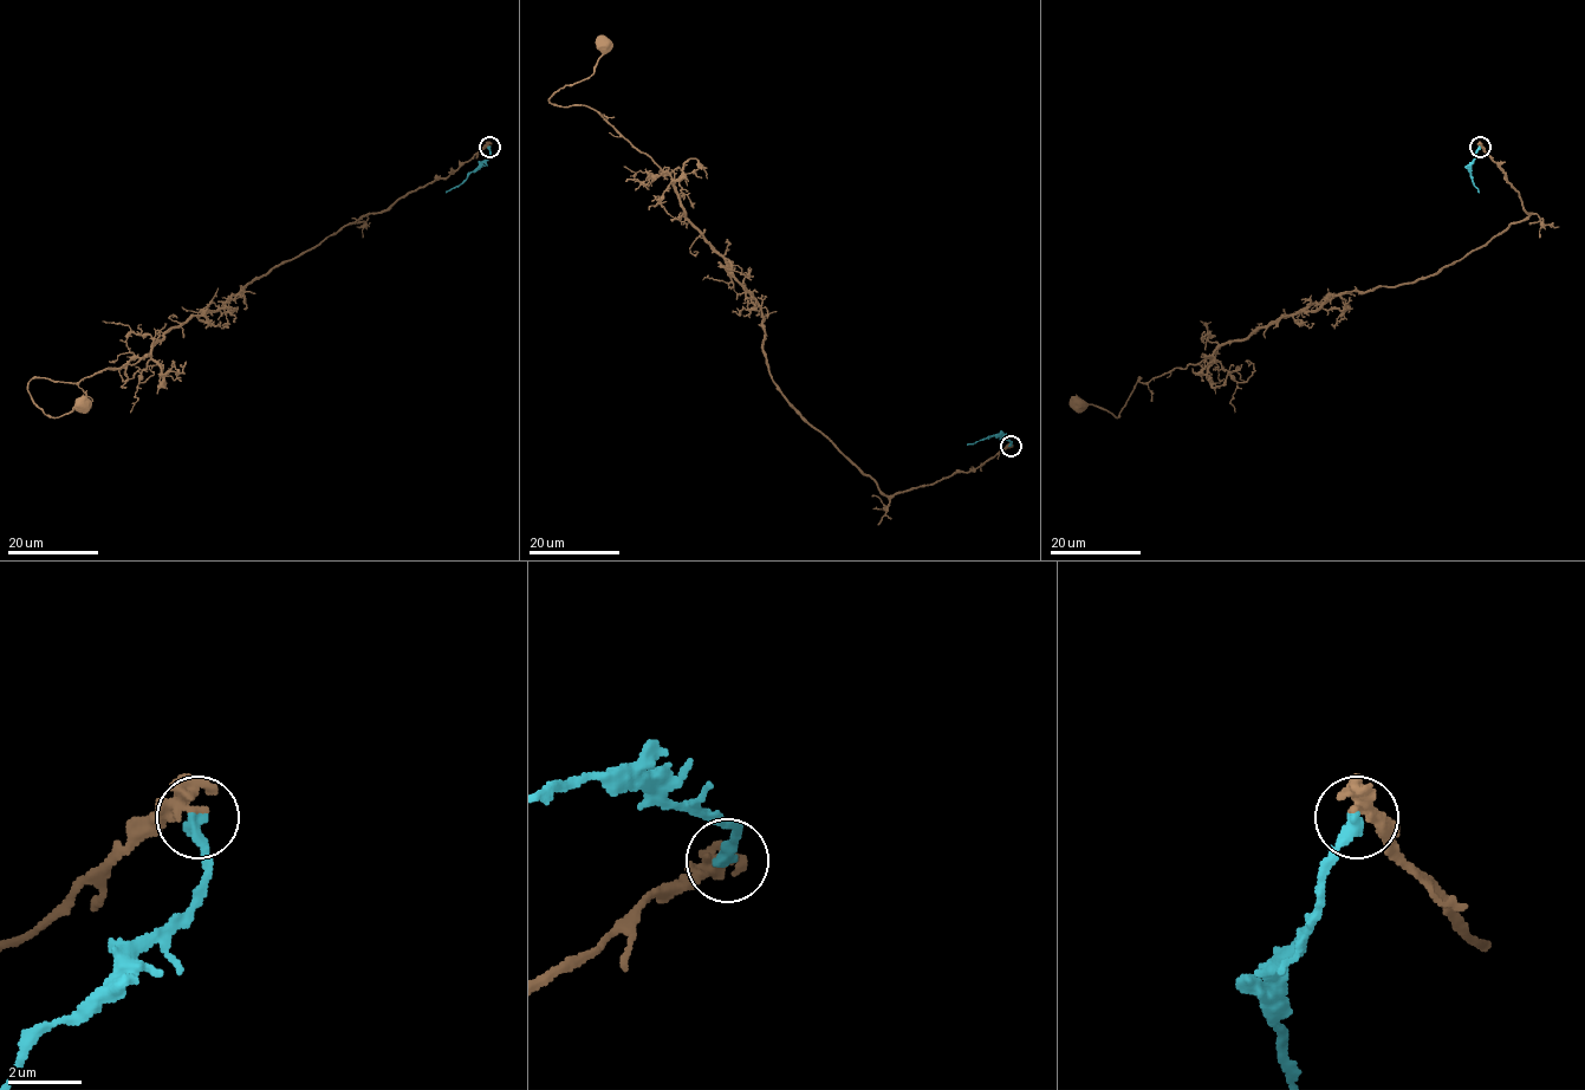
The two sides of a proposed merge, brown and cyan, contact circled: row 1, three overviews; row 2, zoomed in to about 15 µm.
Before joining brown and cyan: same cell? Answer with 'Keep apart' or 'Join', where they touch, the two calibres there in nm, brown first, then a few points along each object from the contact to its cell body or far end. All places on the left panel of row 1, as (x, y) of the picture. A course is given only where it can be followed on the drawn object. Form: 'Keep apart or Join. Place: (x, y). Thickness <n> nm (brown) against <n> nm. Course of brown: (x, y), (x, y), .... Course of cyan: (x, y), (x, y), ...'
Join. Place: (489, 147). Thickness 280 nm (brown) against 320 nm. Course of brown: (489, 146), (255, 278), (216, 311), (173, 326), (135, 363), (73, 383), (27, 384), (45, 414), (82, 406). Course of cyan: (489, 147), (489, 156), (460, 185), (446, 192)

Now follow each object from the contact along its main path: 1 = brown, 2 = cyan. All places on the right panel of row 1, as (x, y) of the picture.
1: (1480, 146), (1530, 214), (1502, 233), (1434, 274), (1333, 293), (1197, 363), (1139, 378), (1117, 417), (1078, 406)
2: (1480, 147), (1469, 170), (1479, 192)

